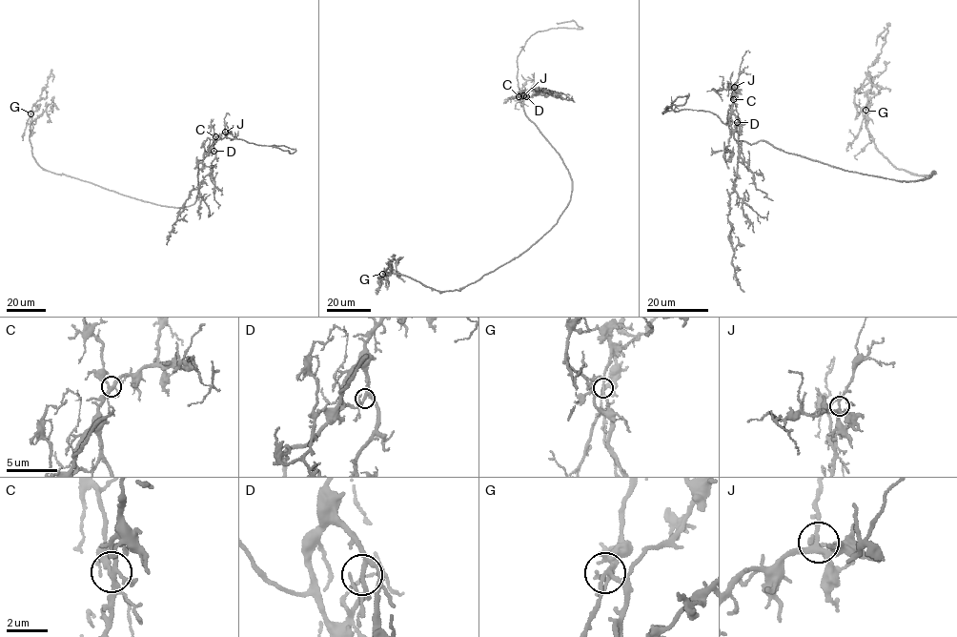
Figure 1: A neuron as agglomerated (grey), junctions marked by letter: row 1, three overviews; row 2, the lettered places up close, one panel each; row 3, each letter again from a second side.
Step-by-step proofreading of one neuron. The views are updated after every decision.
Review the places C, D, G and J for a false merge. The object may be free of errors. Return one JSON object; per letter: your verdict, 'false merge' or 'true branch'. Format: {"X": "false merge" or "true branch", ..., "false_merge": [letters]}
{"C": "true branch", "D": "true branch", "G": "true branch", "J": "true branch", "false_merge": []}

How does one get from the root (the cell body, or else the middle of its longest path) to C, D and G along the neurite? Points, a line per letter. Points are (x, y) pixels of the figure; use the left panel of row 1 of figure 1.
C: (172, 207), (183, 207), (196, 200), (199, 191), (196, 163), (205, 156), (215, 136)
D: (172, 207), (183, 207), (194, 203), (199, 191), (196, 163), (213, 151)
G: (172, 207), (143, 201), (40, 168), (33, 158), (30, 140), (30, 113)

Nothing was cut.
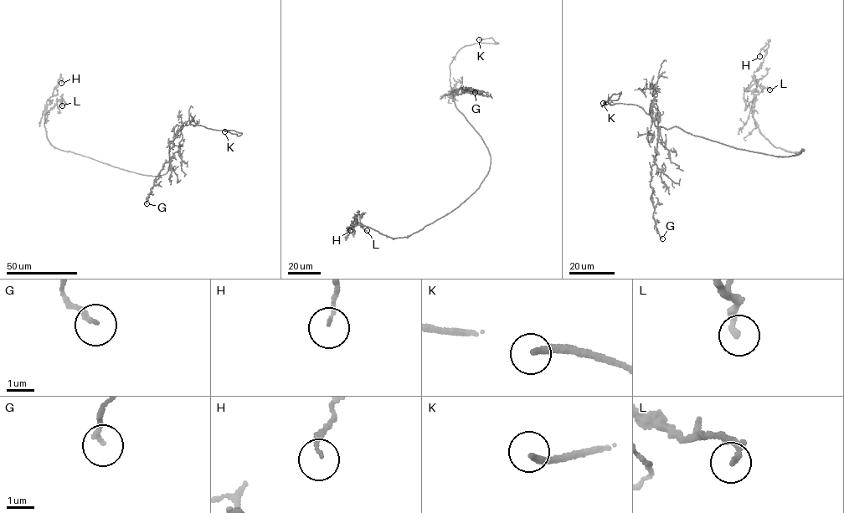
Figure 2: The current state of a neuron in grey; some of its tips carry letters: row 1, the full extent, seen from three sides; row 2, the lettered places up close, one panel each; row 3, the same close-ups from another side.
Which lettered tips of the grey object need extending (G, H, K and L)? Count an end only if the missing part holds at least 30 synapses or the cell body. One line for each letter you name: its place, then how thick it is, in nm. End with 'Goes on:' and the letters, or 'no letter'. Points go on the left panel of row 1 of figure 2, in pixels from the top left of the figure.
K: Place: (224, 131). Thickness 200 nm
Goes on: K

